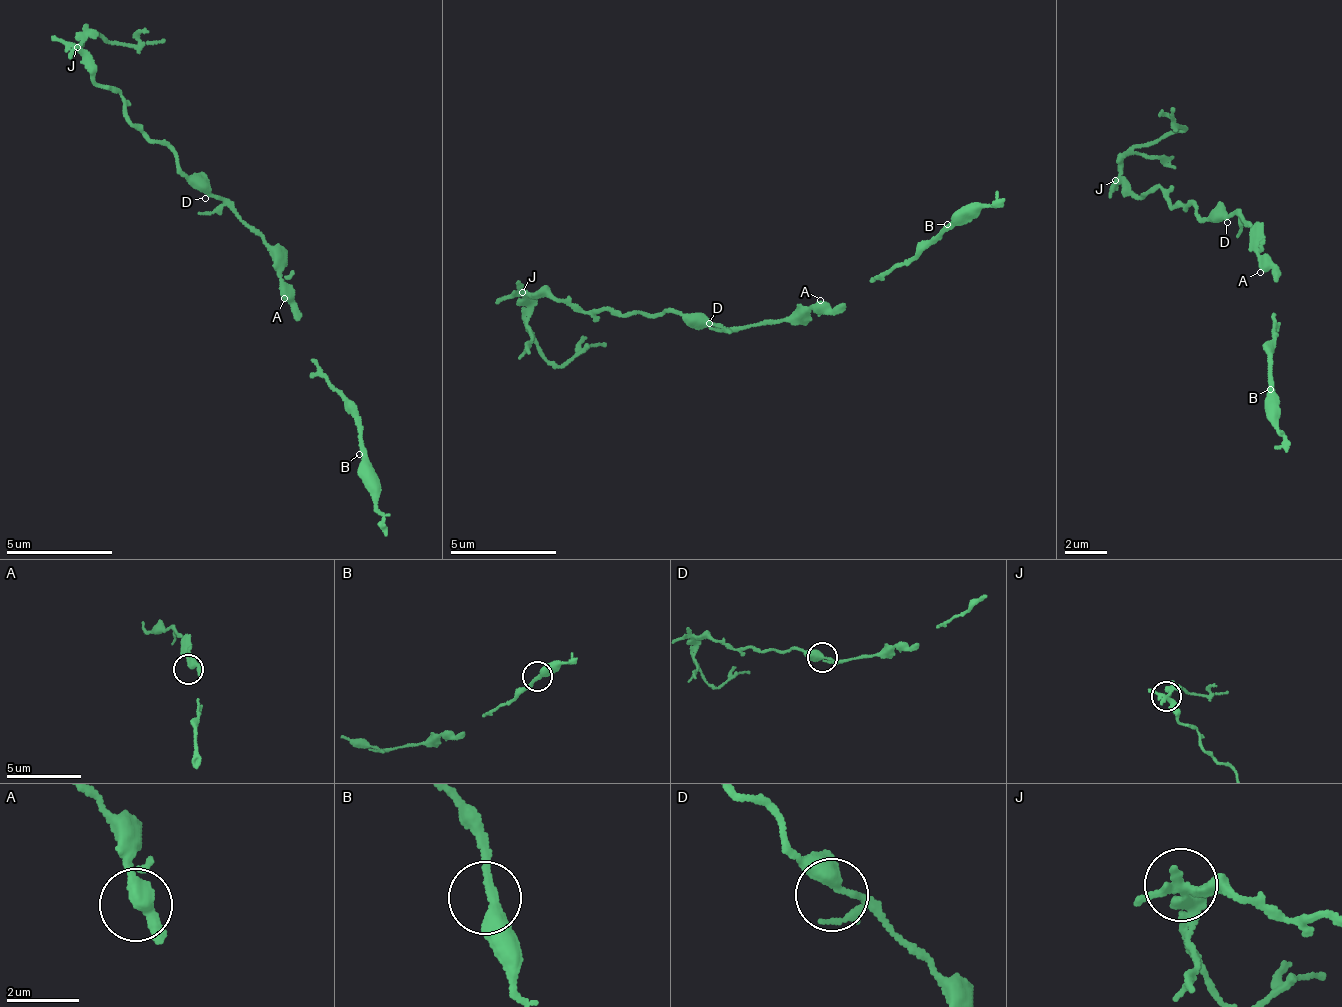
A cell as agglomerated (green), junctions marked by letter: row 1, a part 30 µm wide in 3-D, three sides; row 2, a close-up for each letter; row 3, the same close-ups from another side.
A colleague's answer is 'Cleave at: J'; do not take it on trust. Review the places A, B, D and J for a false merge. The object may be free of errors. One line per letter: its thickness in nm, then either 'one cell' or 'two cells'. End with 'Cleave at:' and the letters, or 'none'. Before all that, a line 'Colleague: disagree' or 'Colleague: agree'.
Colleague: agree
A: 300 nm | one cell
B: 300 nm | one cell
D: 280 nm | one cell
J: 280 nm | two cells
Cleave at: J

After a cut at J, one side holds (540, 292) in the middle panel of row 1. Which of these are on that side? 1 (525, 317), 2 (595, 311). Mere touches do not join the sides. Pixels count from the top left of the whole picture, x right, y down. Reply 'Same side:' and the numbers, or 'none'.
Same side: 2

